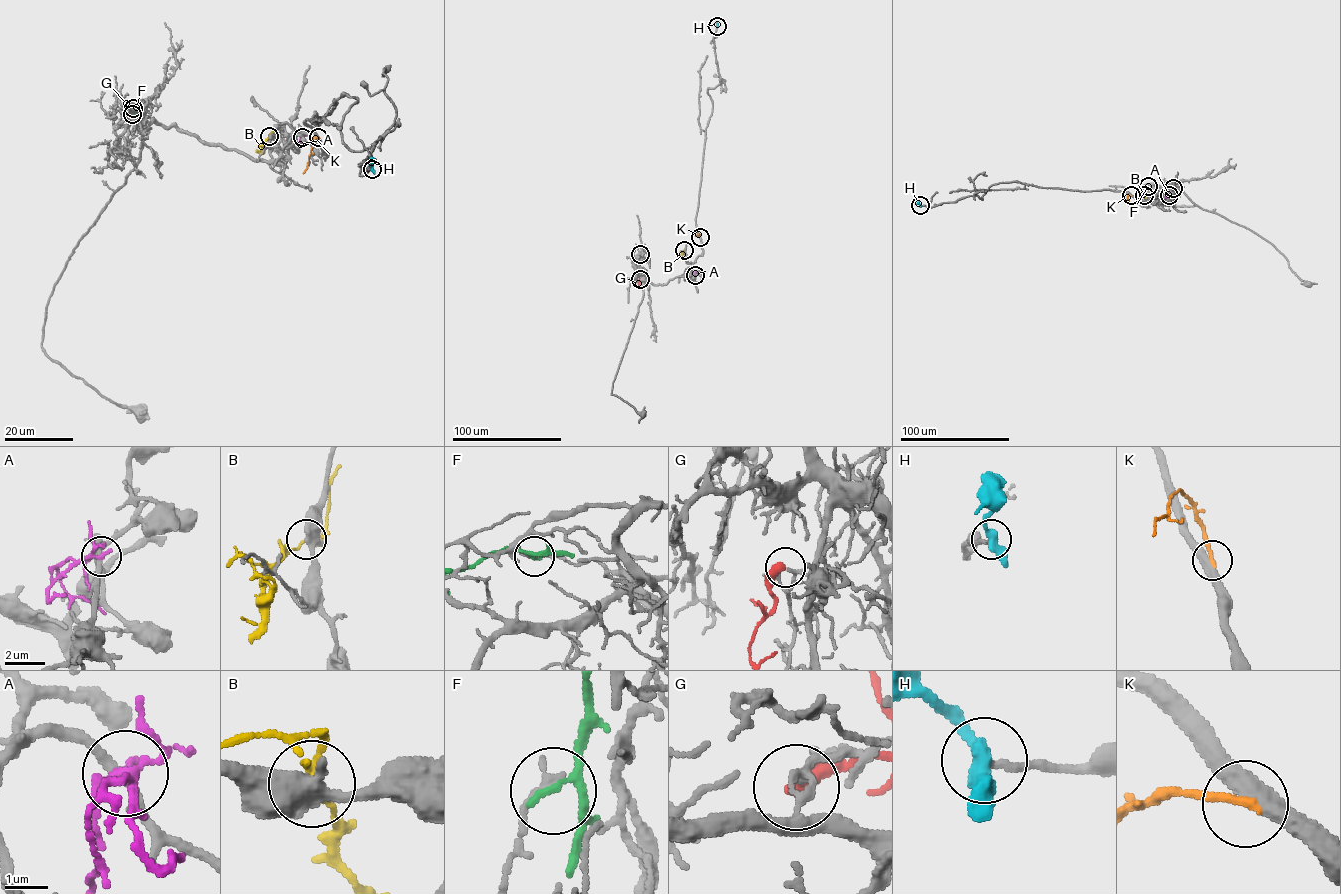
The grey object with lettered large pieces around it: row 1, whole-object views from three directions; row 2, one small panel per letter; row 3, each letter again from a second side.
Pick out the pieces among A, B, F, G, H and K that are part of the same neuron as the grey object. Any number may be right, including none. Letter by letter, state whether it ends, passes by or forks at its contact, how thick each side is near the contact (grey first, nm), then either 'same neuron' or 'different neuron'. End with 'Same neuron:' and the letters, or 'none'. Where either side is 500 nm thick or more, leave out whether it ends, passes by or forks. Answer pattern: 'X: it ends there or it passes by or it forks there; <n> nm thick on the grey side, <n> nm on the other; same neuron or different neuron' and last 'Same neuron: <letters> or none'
A: it forks there; 240 nm thick on the grey side, 200 nm on the other; different neuron
B: 500 nm thick on the grey side, 100 nm on the other; different neuron
F: it passes by; 130 nm thick on the grey side, 160 nm on the other; different neuron
G: it ends there; 170 nm thick on the grey side, 400 nm on the other; same neuron
H: it passes by; 160 nm thick on the grey side, 400 nm on the other; same neuron
K: it ends there; 440 nm thick on the grey side, 220 nm on the other; different neuron
Same neuron: G, H

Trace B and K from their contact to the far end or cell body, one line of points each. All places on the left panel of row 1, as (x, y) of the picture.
B: (270, 136), (263, 151), (256, 149)
K: (318, 137), (313, 140), (303, 173)

